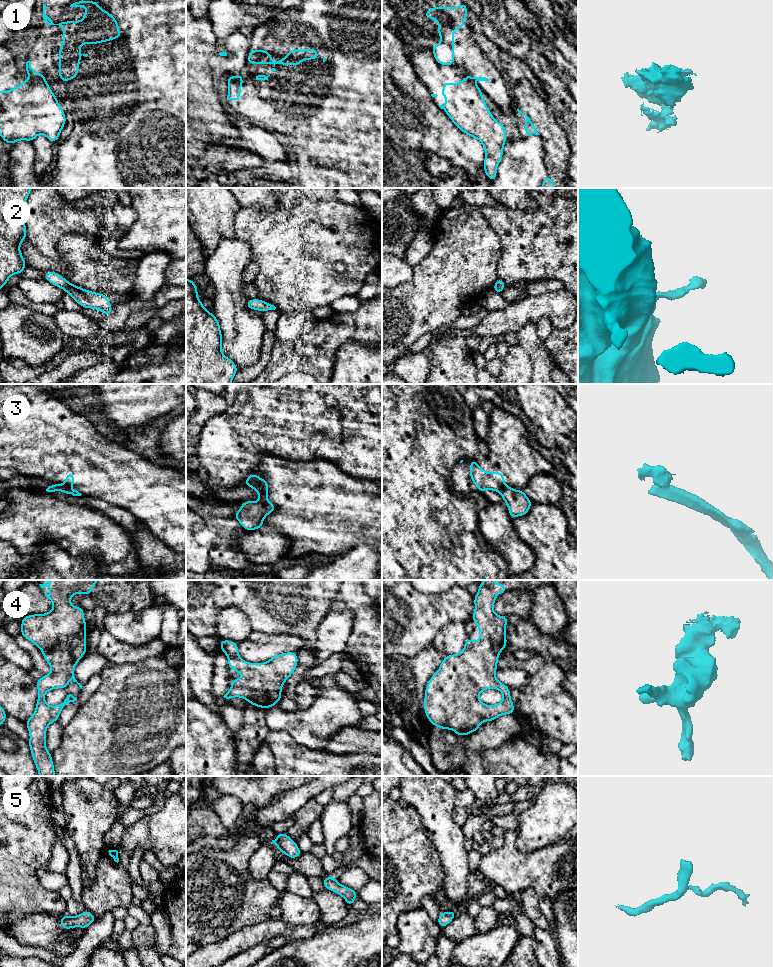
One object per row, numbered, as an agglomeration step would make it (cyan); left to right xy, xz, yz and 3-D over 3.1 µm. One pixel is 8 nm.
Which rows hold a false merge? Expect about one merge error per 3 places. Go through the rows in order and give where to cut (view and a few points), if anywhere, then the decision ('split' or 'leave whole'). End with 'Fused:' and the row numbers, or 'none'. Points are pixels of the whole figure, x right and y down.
1: cut xy (30, 79), (43, 79), (45, 81); split
2: cut none; leave whole
3: cut none; leave whole
4: cut none; leave whole
5: cut none; leave whole
Fused: 1

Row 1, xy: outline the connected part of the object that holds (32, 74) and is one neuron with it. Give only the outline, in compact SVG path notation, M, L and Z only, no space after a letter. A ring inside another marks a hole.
M30 61L26 62L26 71L27 71L27 75L30 78L30 80L45 80L45 81L47 81L46 77L44 77L42 73L37 73L31 67L31 62Z

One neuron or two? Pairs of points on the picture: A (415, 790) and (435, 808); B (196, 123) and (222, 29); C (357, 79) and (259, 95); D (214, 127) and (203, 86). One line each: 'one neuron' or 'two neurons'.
A: one neuron
B: two neurons
C: one neuron
D: one neuron

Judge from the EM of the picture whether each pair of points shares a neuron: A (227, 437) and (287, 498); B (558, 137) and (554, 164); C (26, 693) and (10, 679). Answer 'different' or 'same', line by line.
A: different
B: same
C: same

